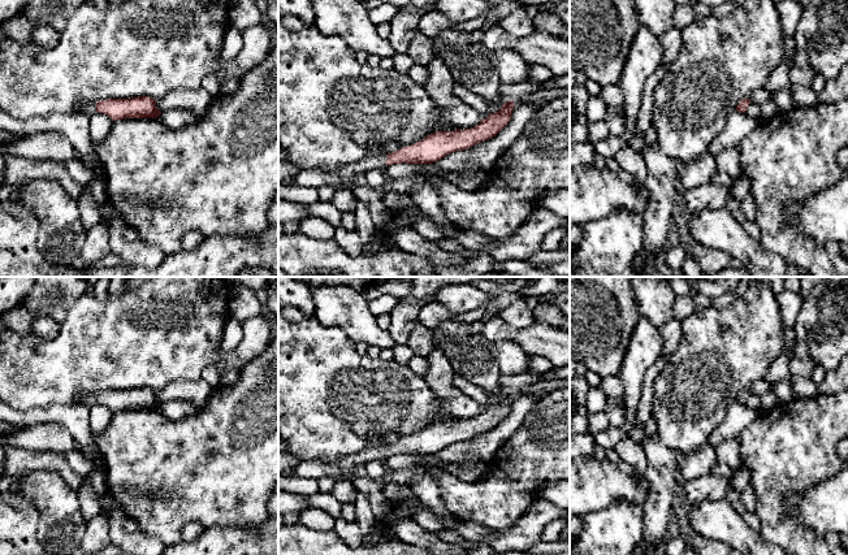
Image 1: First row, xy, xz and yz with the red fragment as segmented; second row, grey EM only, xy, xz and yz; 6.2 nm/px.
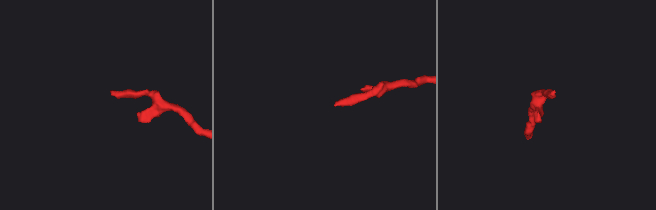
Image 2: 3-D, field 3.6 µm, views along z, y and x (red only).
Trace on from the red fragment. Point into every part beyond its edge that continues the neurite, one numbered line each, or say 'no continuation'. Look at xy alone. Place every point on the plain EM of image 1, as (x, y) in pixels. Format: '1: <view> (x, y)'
1: xy (89, 399)

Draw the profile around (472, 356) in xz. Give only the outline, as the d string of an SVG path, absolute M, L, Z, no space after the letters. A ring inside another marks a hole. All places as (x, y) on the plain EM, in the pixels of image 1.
M446 320L433 333L433 347L444 352L457 376L464 377L485 391L505 395L499 385L496 346L483 334L472 333L470 324Z

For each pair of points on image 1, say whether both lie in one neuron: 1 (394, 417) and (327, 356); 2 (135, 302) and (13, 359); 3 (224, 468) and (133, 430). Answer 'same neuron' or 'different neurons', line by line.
1: same neuron
2: same neuron
3: same neuron

